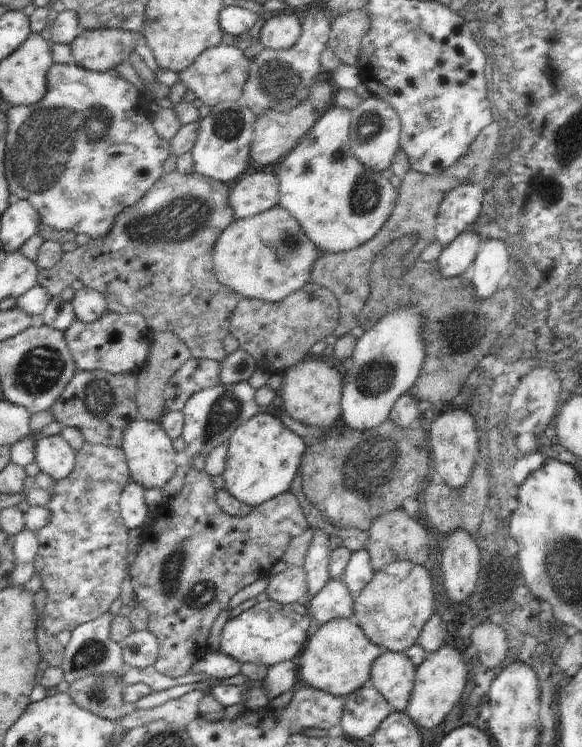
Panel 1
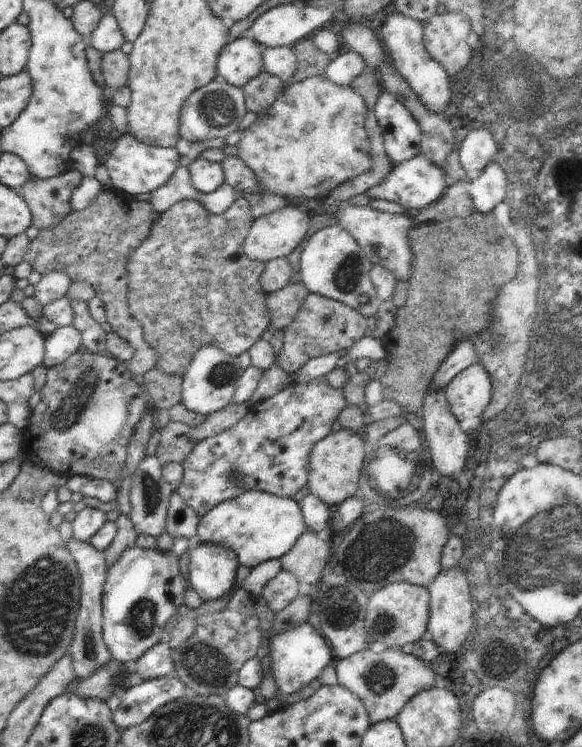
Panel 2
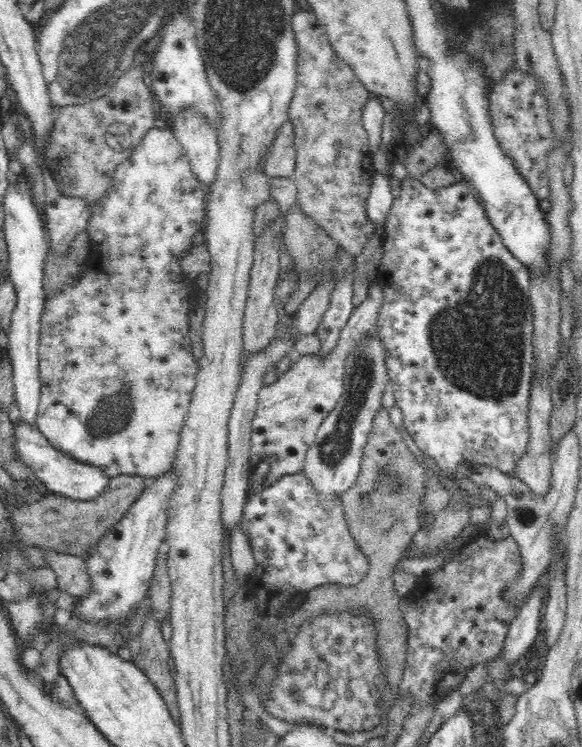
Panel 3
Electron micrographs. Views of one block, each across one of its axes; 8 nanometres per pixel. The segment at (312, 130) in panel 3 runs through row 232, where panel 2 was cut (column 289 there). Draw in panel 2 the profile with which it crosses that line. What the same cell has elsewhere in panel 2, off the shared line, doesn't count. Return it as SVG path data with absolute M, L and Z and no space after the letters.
M309 293L294 321L282 330L284 348L275 358L275 364L280 366L286 374L292 375L296 370L300 370L308 360L330 355L342 349L350 349L356 342L366 337L366 328L368 328L366 319L360 312L352 310L342 302L317 293Z

